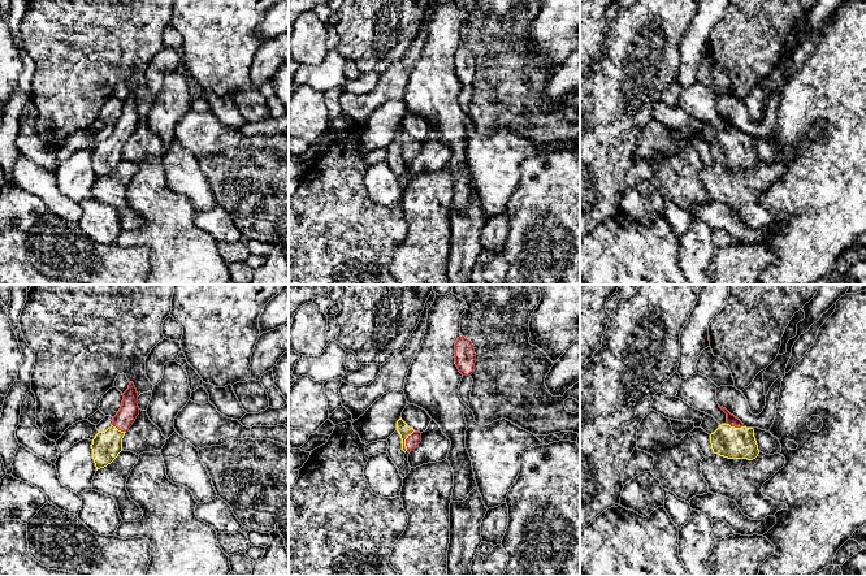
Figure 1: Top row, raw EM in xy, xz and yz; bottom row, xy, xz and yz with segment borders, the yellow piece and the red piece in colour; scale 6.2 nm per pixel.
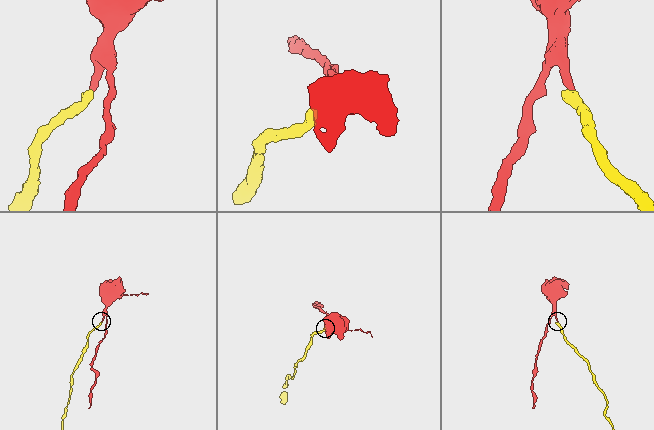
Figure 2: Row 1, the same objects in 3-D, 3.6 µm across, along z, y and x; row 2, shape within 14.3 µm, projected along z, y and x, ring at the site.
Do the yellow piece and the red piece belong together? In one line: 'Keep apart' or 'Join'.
Join

